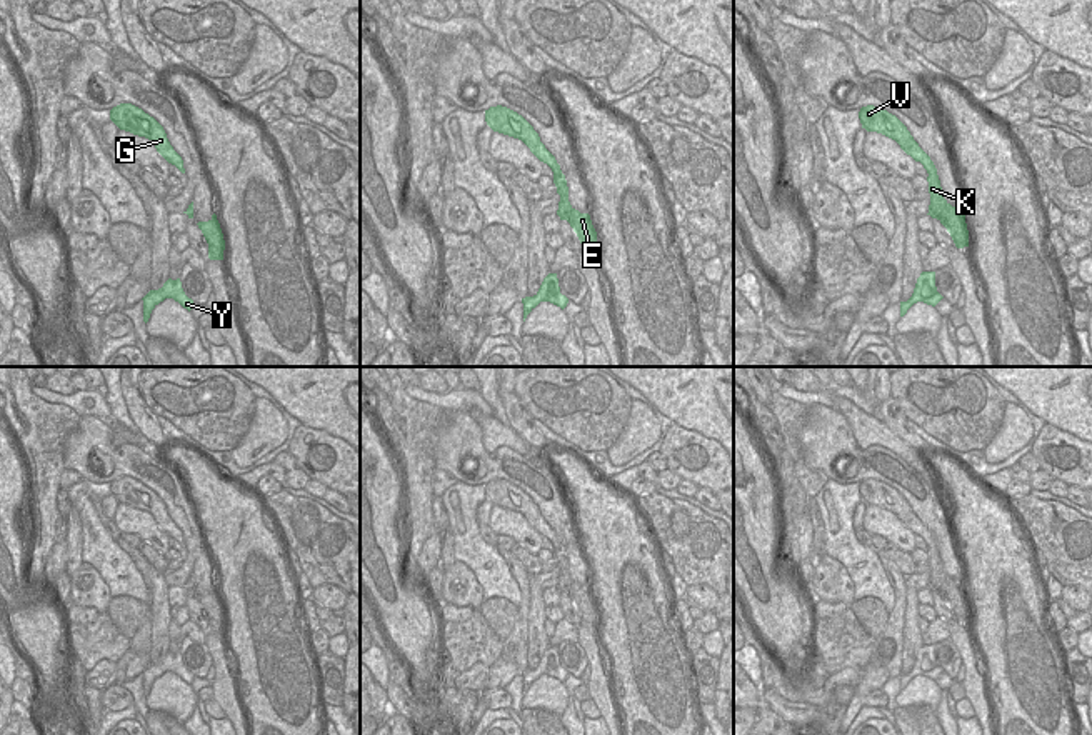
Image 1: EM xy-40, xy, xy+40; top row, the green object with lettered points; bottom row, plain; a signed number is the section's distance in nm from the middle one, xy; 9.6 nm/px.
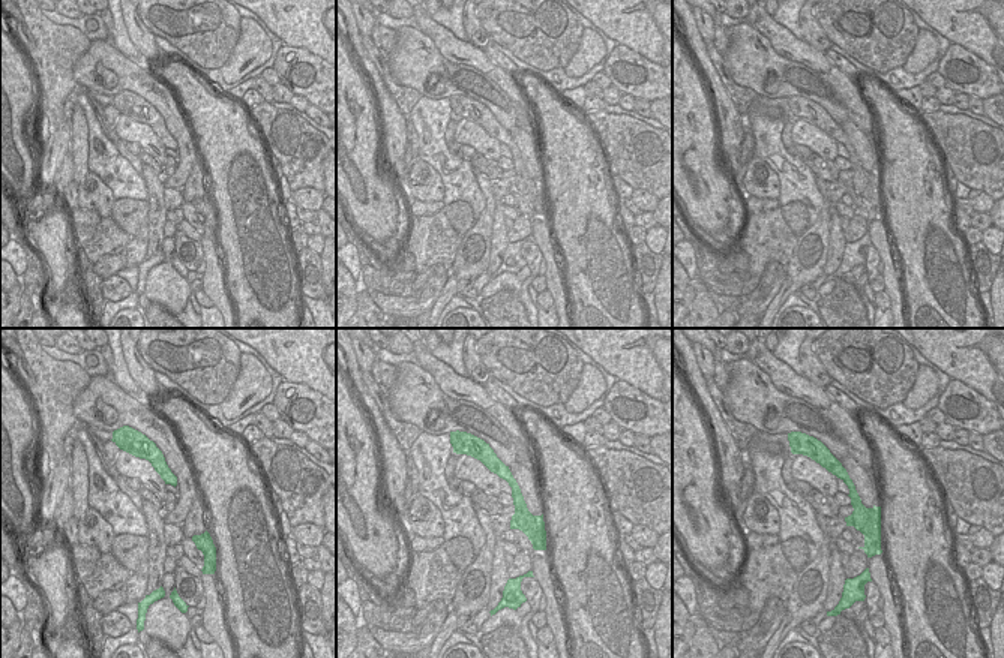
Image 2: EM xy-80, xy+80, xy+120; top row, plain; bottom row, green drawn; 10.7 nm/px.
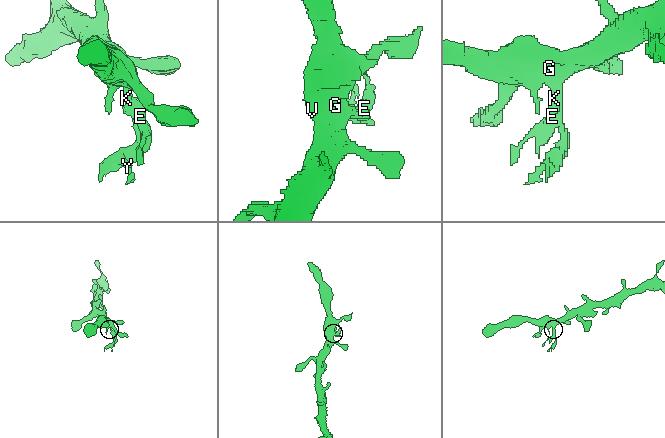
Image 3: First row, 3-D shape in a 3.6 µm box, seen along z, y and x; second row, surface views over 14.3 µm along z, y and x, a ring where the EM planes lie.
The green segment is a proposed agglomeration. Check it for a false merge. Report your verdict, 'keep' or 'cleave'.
cleave

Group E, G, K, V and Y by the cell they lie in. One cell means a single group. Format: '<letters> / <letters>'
E K Y / G V

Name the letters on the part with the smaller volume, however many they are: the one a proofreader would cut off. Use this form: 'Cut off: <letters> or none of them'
Cut off: E, K, Y

